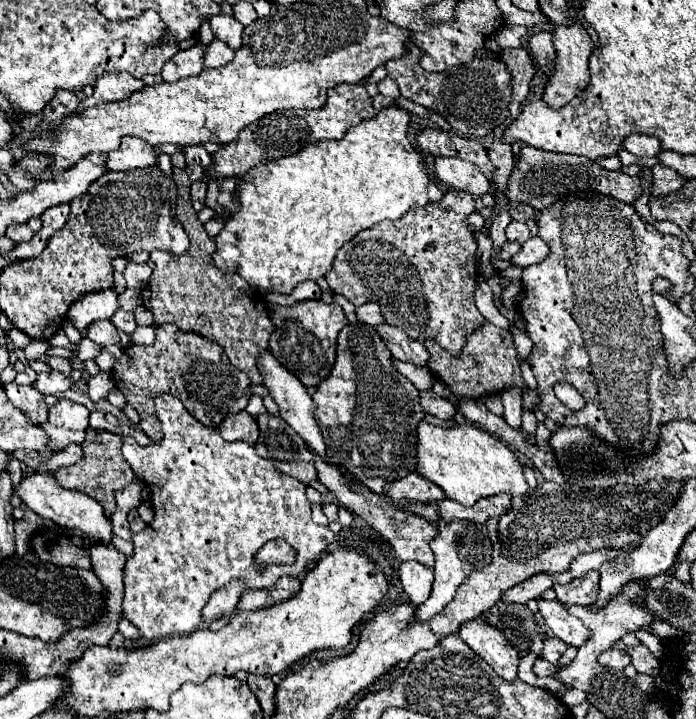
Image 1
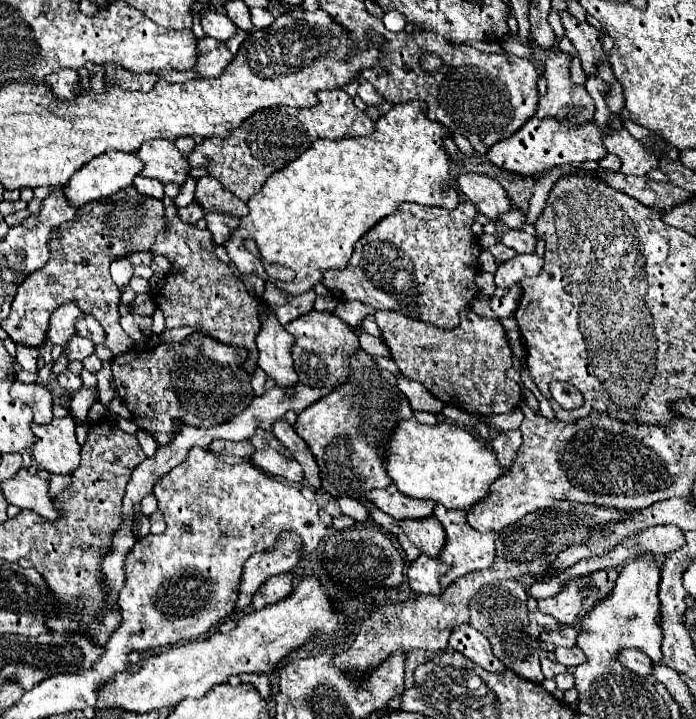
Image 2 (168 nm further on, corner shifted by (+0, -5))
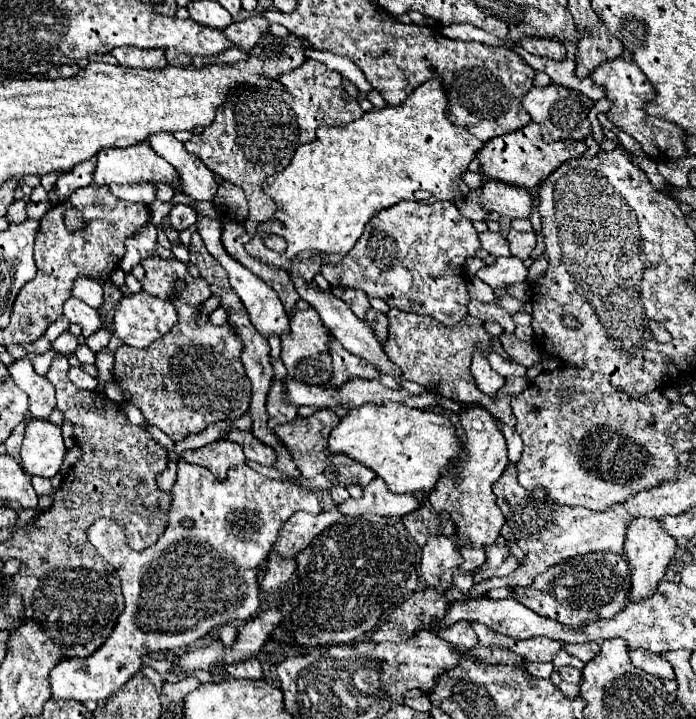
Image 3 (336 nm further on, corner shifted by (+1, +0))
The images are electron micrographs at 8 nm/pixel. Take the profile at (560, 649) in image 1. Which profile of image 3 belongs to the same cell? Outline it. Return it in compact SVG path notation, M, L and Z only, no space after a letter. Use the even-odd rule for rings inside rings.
M587 642L587 644L565 644L563 646L565 652L569 652L571 656L577 656L583 662L589 662L597 652L599 652L599 644L597 642Z

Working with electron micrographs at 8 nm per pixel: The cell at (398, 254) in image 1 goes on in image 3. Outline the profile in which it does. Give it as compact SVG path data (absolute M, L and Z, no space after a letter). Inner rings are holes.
M405 200L395 206L377 212L365 226L357 244L347 252L347 256L339 264L323 264L321 274L325 280L337 288L353 288L363 290L369 298L381 298L389 304L389 308L399 308L405 312L417 312L433 316L435 320L453 326L463 316L467 316L469 290L467 280L463 278L463 268L467 258L473 258L479 250L479 238L475 228L467 218L463 218L453 202L435 202L423 204L415 200Z

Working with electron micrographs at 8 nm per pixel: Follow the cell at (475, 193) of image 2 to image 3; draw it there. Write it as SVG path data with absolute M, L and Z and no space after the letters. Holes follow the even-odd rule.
M487 180L481 184L481 206L489 212L497 212L507 218L529 218L531 198L525 188L515 188L497 180Z

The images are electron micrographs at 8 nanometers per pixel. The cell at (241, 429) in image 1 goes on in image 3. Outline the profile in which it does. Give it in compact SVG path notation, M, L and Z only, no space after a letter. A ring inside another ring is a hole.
M217 440L195 452L187 452L183 460L193 462L193 464L203 464L215 474L215 478L223 478L231 466L245 462L245 454L243 454L243 448L235 442Z

